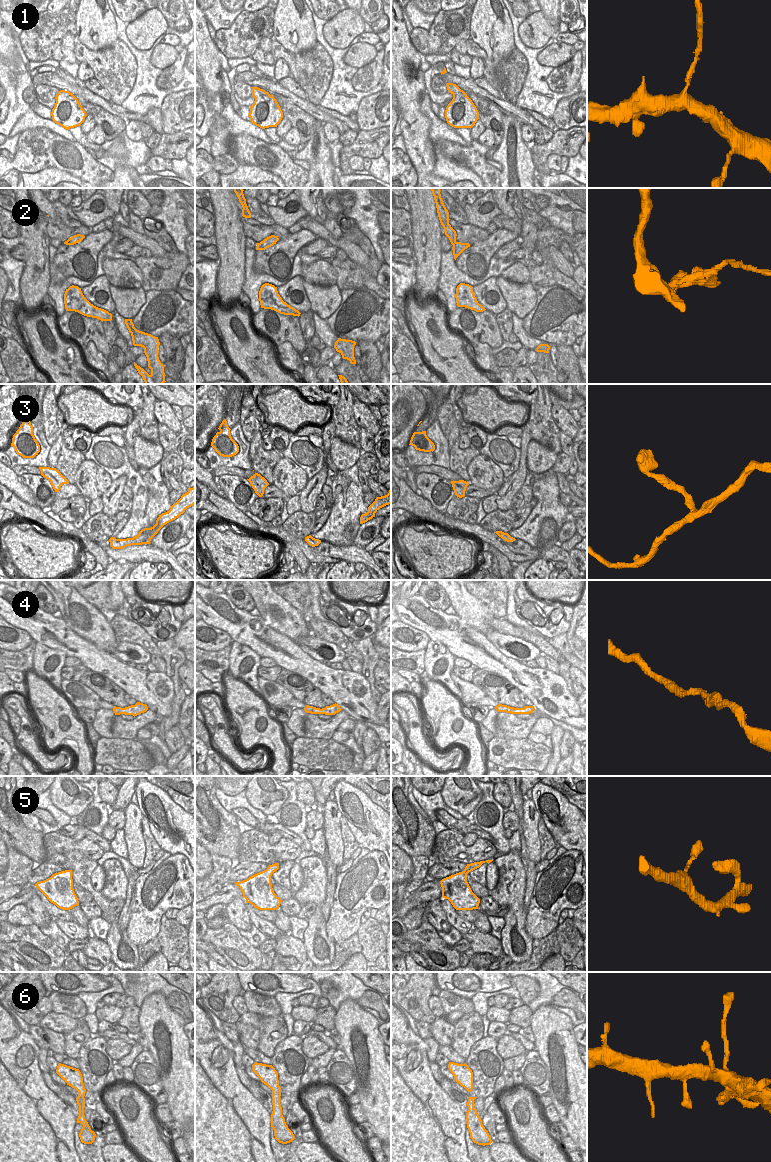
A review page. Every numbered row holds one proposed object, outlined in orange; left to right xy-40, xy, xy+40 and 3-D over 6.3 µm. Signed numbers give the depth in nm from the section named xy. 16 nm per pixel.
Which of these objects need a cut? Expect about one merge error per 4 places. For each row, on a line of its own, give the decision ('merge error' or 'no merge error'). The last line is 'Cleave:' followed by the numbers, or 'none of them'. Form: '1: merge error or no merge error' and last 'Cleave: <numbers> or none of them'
1: no merge error
2: merge error
3: no merge error
4: no merge error
5: no merge error
6: no merge error
Cleave: 2

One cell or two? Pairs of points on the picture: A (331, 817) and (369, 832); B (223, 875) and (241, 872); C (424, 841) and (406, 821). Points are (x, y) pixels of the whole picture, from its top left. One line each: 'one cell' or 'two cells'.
A: two cells
B: two cells
C: one cell

